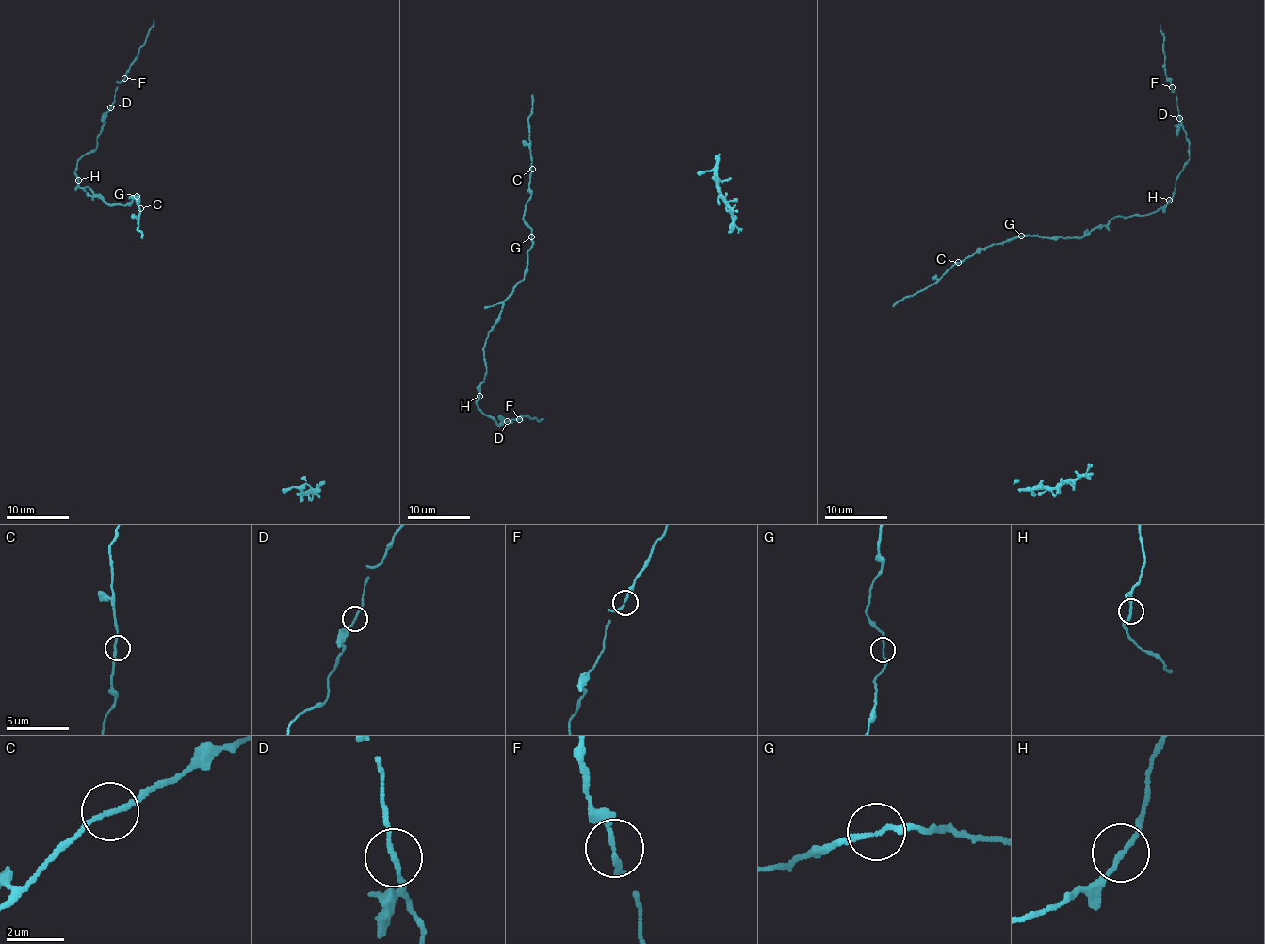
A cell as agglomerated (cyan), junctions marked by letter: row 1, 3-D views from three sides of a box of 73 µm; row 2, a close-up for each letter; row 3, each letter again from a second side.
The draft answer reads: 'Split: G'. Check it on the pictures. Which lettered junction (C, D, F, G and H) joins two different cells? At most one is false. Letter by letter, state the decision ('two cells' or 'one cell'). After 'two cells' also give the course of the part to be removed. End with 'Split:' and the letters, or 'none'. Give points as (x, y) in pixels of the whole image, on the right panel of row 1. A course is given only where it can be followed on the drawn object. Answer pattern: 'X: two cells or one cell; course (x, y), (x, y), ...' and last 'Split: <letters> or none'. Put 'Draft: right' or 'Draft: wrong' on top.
Draft: wrong
C: one cell
D: one cell
F: one cell
G: one cell
H: one cell
Split: none

